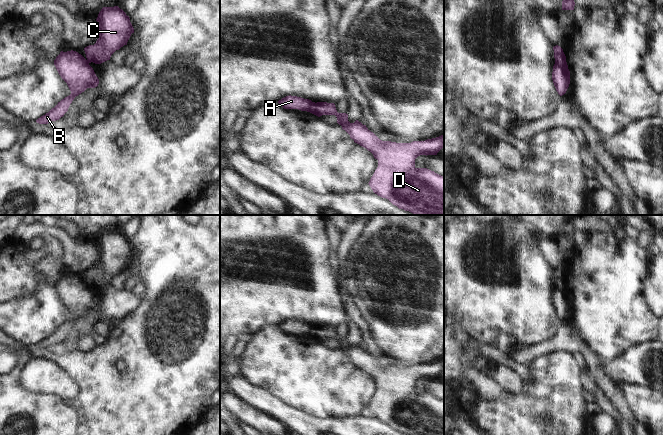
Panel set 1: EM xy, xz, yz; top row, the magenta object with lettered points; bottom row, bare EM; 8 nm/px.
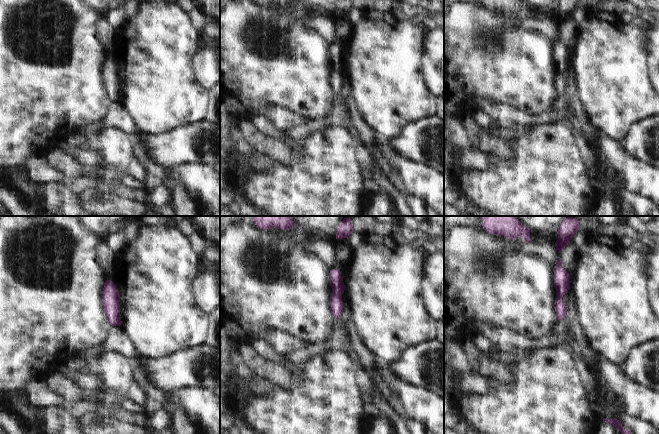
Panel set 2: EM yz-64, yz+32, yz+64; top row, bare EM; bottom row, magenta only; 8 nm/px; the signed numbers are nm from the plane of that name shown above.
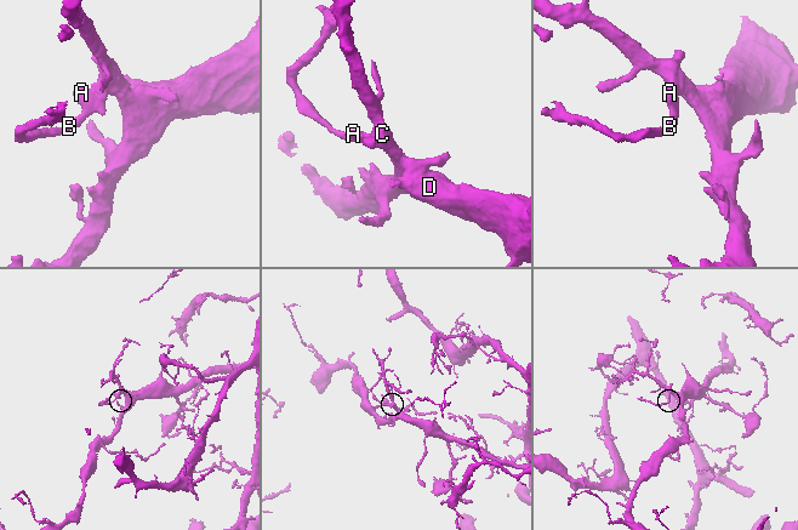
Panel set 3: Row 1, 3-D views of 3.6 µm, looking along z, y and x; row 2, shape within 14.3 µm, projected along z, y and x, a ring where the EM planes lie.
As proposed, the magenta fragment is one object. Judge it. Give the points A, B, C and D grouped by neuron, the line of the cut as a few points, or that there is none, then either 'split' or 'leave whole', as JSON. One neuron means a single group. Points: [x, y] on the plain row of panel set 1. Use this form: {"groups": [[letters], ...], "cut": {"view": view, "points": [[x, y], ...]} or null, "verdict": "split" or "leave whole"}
{"groups": [["A", "B"], ["C", "D"]], "cut": {"view": "yz", "points": [[555, 285], [567, 290]]}, "verdict": "split"}

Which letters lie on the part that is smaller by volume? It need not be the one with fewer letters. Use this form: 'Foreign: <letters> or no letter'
Foreign: A, B.

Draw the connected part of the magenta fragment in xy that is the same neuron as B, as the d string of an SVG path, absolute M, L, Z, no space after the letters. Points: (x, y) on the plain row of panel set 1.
M61 275L54 284L54 289L61 302L67 307L71 318L58 326L48 337L38 342L36 346L39 348L59 344L68 335L76 320L87 312L95 312L99 308L99 303L89 286L76 275Z

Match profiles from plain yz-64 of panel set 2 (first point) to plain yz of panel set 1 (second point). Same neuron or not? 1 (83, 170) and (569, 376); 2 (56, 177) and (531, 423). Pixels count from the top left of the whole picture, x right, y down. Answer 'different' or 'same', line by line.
1: different
2: different

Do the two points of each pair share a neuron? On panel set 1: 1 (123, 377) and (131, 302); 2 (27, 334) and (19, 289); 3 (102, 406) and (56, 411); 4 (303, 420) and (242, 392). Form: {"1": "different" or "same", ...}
{"1": "different", "2": "different", "3": "different", "4": "same"}

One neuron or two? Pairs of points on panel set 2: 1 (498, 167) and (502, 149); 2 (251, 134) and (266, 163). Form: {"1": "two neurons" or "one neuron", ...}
{"1": "two neurons", "2": "two neurons"}

